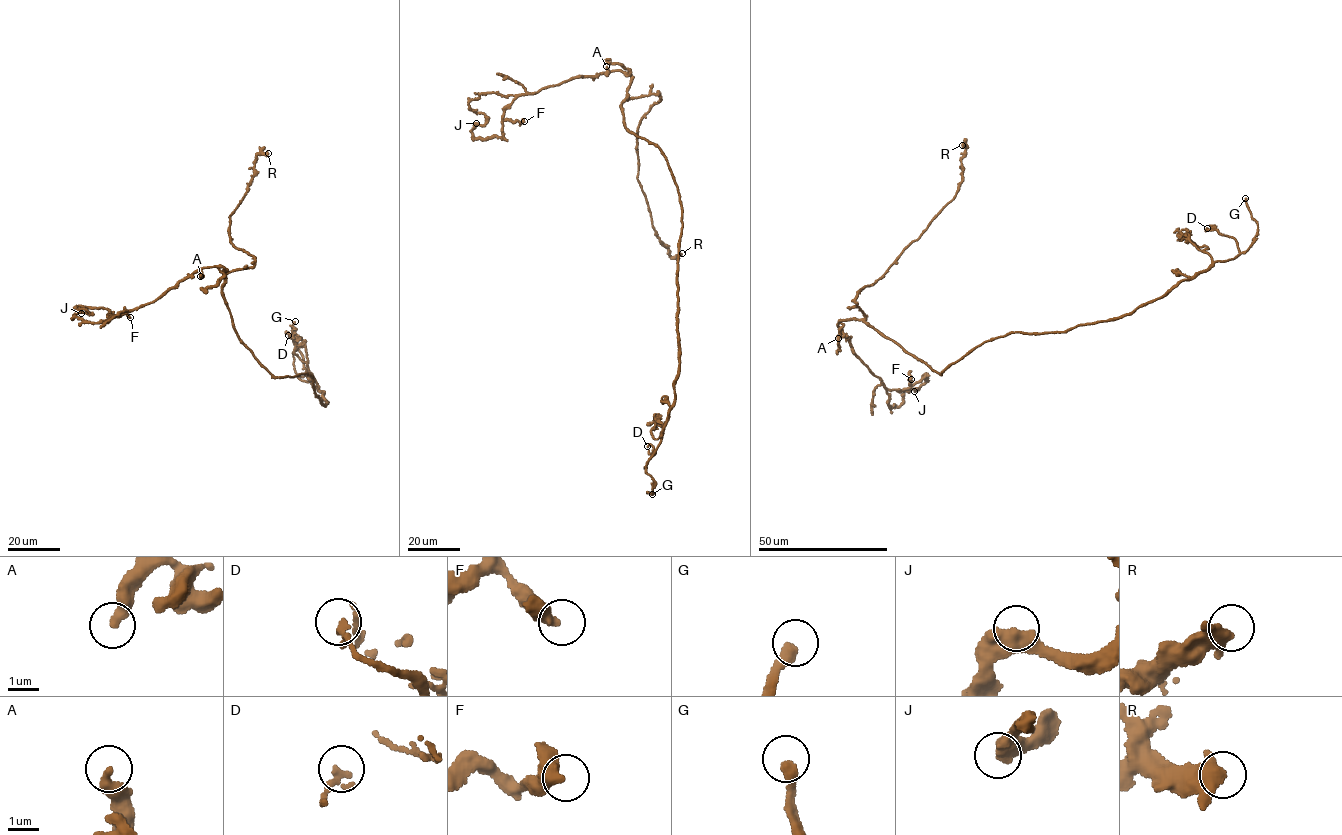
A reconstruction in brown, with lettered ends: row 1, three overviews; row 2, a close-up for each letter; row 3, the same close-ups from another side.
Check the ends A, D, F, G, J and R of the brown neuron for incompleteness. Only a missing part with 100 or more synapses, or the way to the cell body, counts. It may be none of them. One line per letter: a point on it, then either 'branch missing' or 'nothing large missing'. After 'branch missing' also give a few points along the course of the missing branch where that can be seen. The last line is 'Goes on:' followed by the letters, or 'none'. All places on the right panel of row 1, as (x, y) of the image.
A: (838, 338) | nothing large missing
D: (1207, 228) | nothing large missing
F: (911, 379) | nothing large missing
G: (1245, 198) | branch missing
J: (914, 391) | nothing large missing
R: (962, 145) | nothing large missing
Goes on: G

